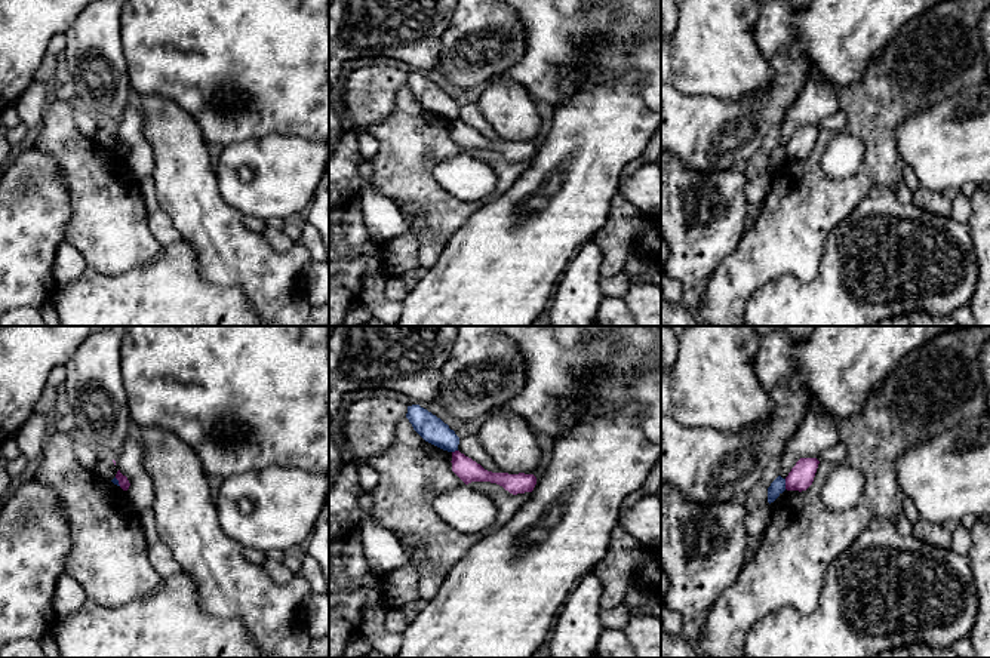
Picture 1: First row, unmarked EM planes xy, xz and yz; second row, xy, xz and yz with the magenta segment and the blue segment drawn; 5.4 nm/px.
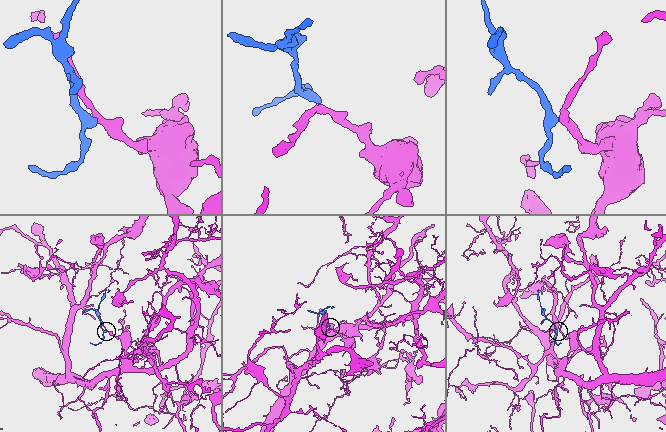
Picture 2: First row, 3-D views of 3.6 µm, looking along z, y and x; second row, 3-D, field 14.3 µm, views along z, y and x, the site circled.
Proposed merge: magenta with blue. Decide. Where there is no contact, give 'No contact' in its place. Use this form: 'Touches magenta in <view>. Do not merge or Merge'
Touches magenta in yz. Do not merge

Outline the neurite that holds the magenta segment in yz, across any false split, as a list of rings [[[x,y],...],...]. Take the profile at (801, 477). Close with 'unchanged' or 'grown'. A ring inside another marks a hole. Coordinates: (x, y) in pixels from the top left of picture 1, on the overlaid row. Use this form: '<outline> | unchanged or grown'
[[[800,458],[785,477],[785,489],[806,491],[814,482],[818,464],[817,458]]] | unchanged

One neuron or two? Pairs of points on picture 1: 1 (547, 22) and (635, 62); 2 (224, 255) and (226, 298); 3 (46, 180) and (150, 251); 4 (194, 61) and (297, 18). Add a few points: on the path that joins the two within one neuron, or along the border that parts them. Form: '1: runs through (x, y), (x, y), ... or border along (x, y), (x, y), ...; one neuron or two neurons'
1: runs through (569, 36), (612, 40); one neuron
2: border along (197, 266), (209, 282), (237, 285), (252, 308); two neurons
3: border along (55, 162), (67, 185), (70, 203), (67, 230); two neurons
4: runs through (220, 45), (246, 18), (271, 18); one neuron

